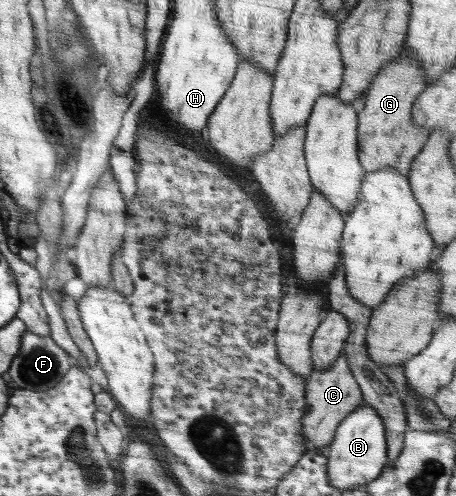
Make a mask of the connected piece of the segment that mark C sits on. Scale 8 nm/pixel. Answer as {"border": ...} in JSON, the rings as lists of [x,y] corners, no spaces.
{"border":[[[343,350],[340,351],[334,365],[330,365],[328,369],[322,369],[318,372],[313,370],[310,373],[310,377],[307,378],[305,397],[306,405],[308,405],[308,412],[304,414],[302,419],[305,448],[309,451],[329,447],[340,422],[356,407],[364,403],[361,388],[352,375],[350,367],[348,367],[348,361],[346,361]]]}

